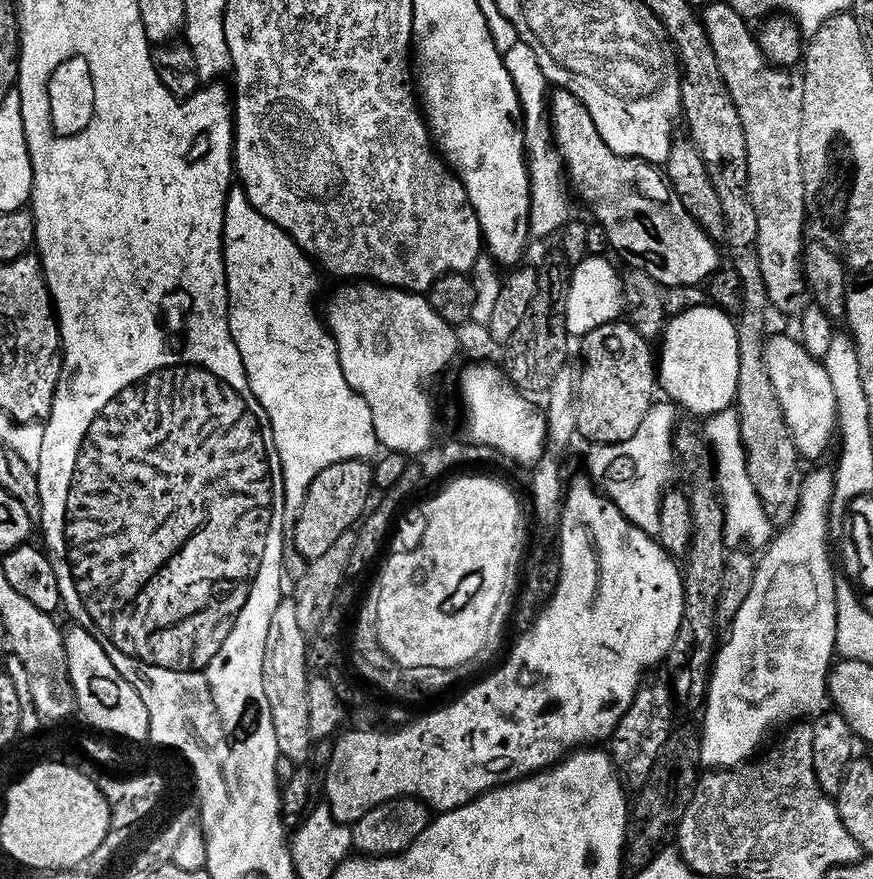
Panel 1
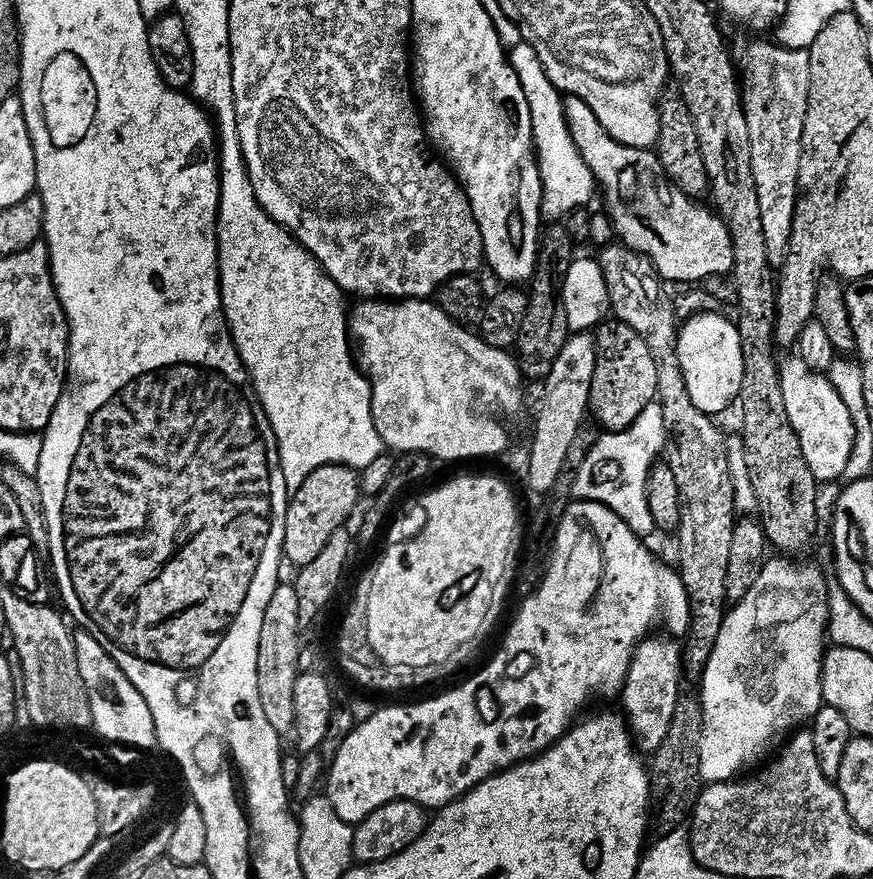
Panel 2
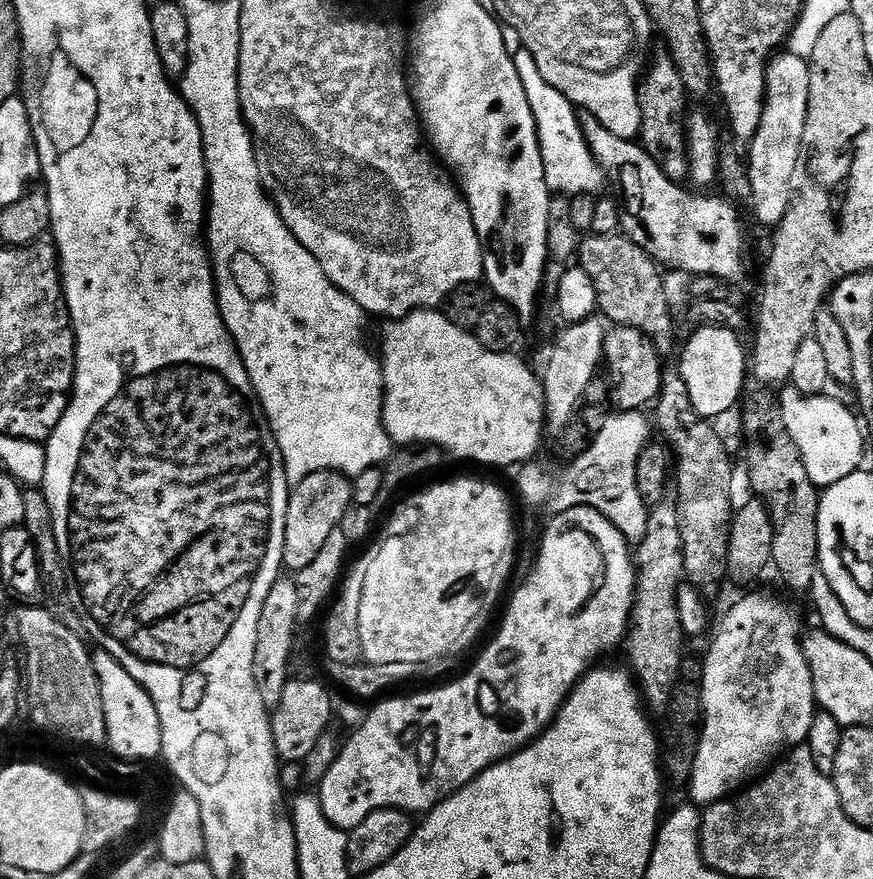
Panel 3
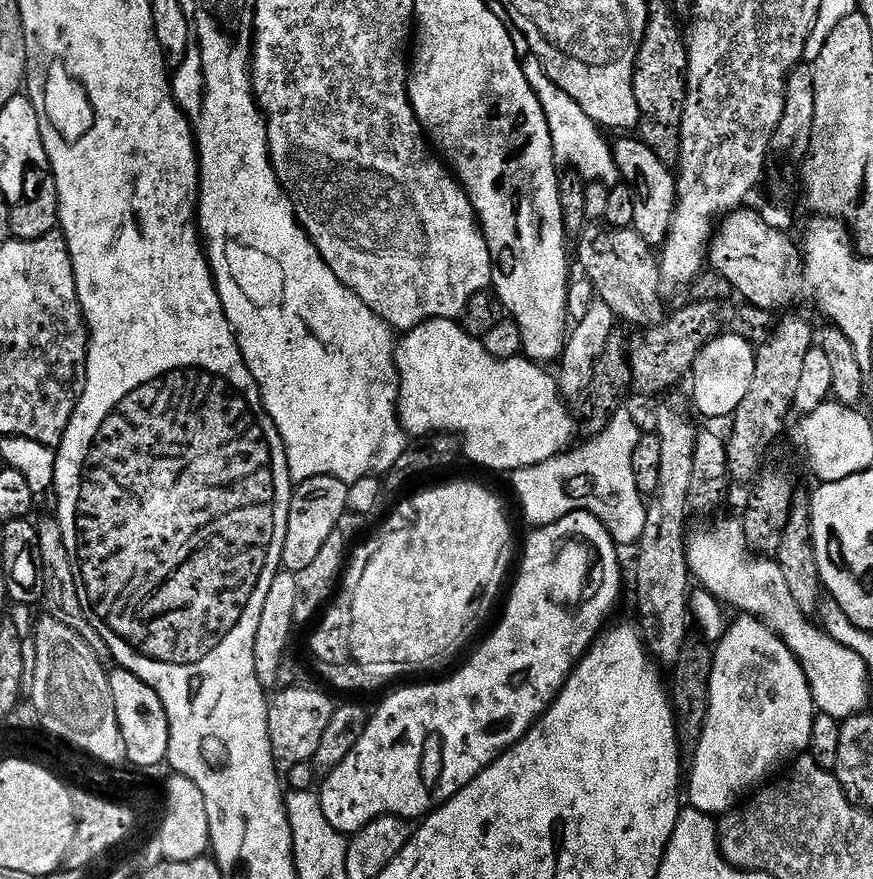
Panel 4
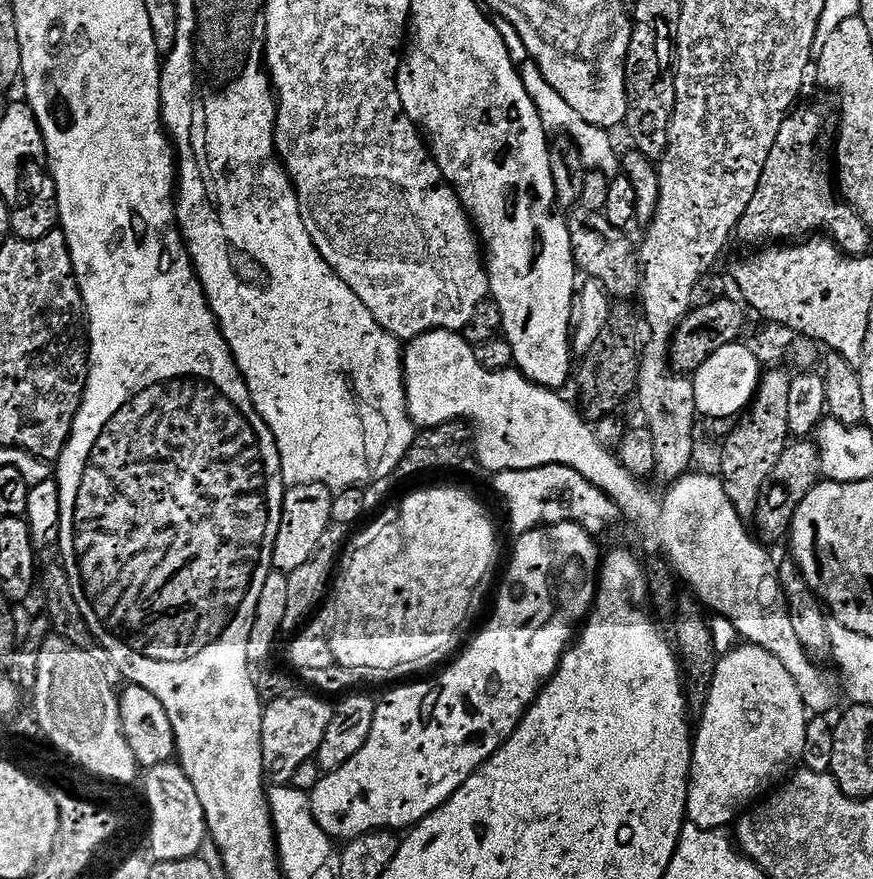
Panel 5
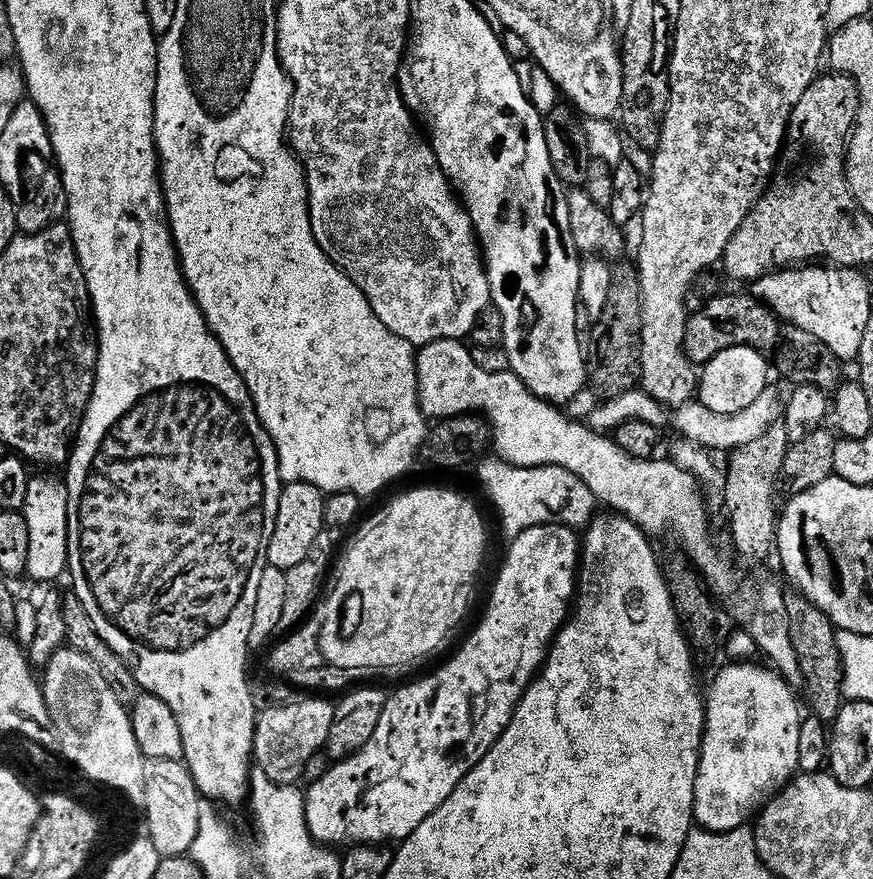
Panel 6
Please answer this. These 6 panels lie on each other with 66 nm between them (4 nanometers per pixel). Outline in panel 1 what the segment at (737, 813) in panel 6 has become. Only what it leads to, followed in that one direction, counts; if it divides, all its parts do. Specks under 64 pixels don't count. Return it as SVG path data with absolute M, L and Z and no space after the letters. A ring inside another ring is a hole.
M824 468L818 469L817 472L809 471L802 482L802 492L794 518L775 533L774 539L769 543L763 555L759 557L756 565L754 587L750 589L750 598L746 598L745 604L742 605L742 610L738 610L738 618L734 618L732 627L727 633L727 636L729 635L728 641L725 644L723 641L719 645L714 667L710 672L708 699L706 701L706 707L702 712L702 717L704 716L704 728L702 727L702 735L700 737L700 762L705 769L731 770L749 763L765 747L764 739L771 734L772 728L778 727L779 724L785 723L784 725L787 725L789 722L800 722L808 718L808 715L811 717L813 714L819 713L825 707L825 705L823 706L824 700L826 704L826 701L829 699L828 674L834 667L832 656L835 657L837 655L836 635L838 634L838 610L836 609L836 582L838 573L832 569L832 556L828 553L828 528L830 529L830 513L832 510L832 499L835 493L836 477L831 471L827 472Z

